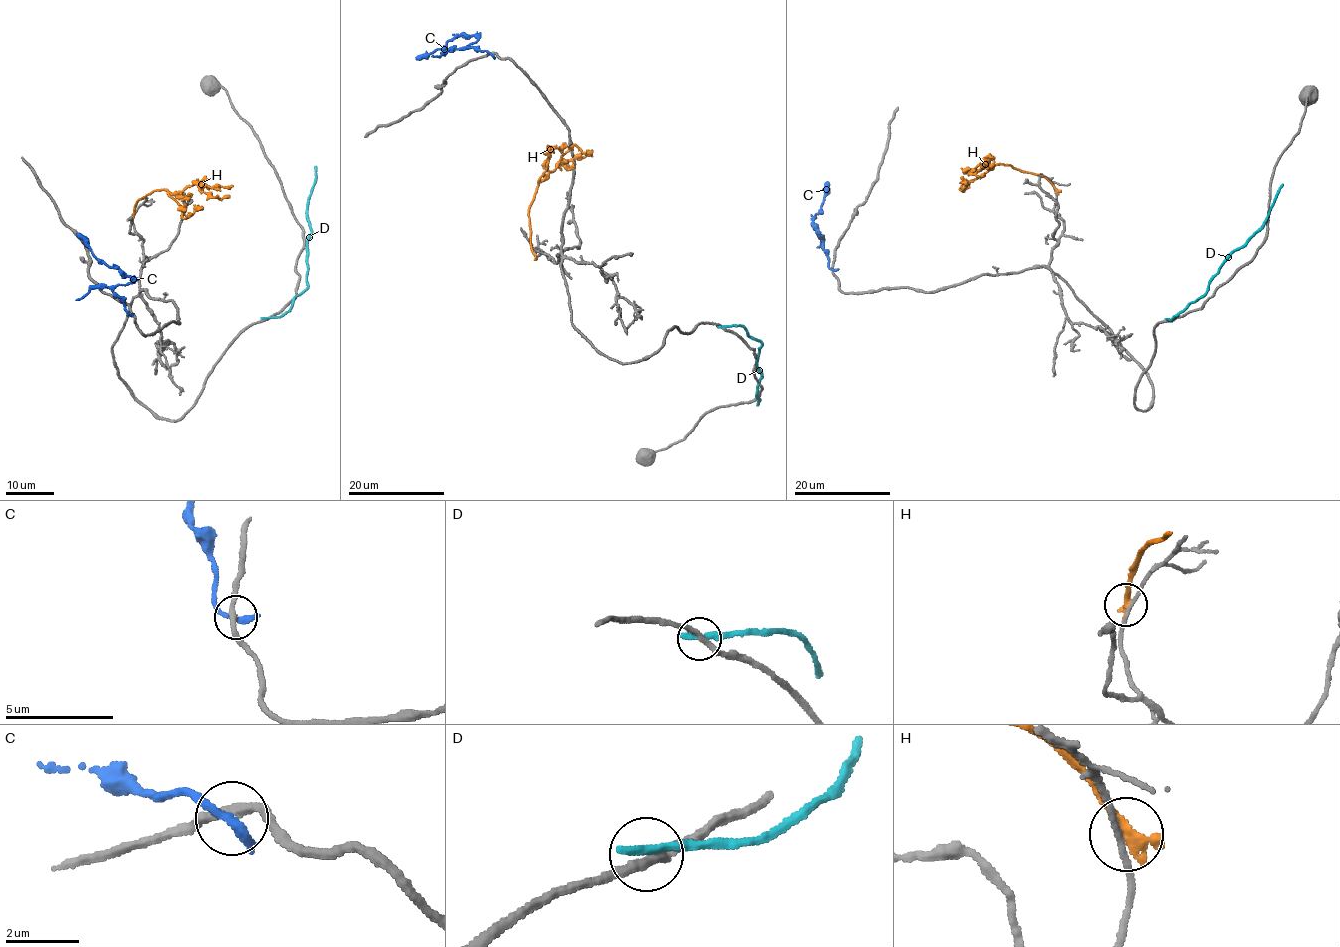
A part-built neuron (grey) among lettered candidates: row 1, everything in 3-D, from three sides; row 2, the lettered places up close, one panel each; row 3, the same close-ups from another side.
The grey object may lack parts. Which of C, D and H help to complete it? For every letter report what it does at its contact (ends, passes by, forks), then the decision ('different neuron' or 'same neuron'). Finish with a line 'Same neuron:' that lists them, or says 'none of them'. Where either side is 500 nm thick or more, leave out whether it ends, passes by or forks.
C: it ends there; different neuron
D: it ends there; different neuron
H: it ends there; different neuron
Same neuron: none of them

